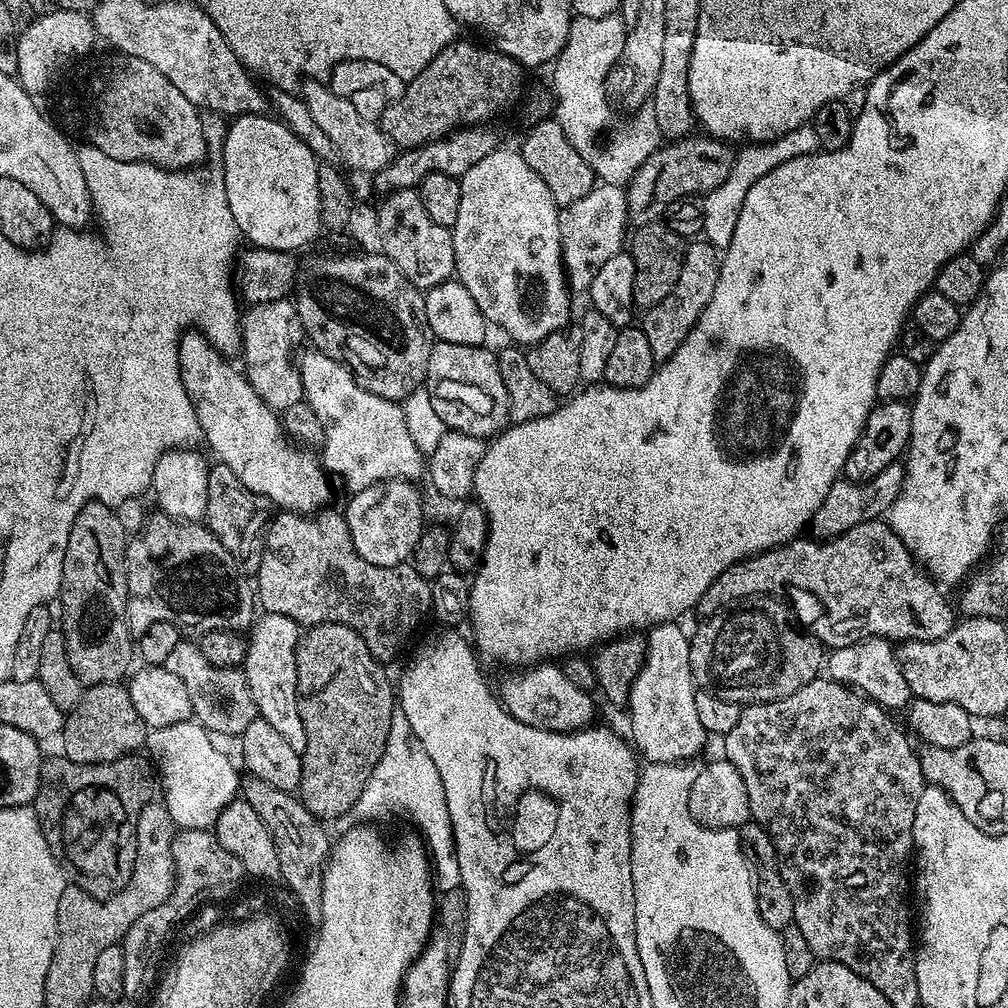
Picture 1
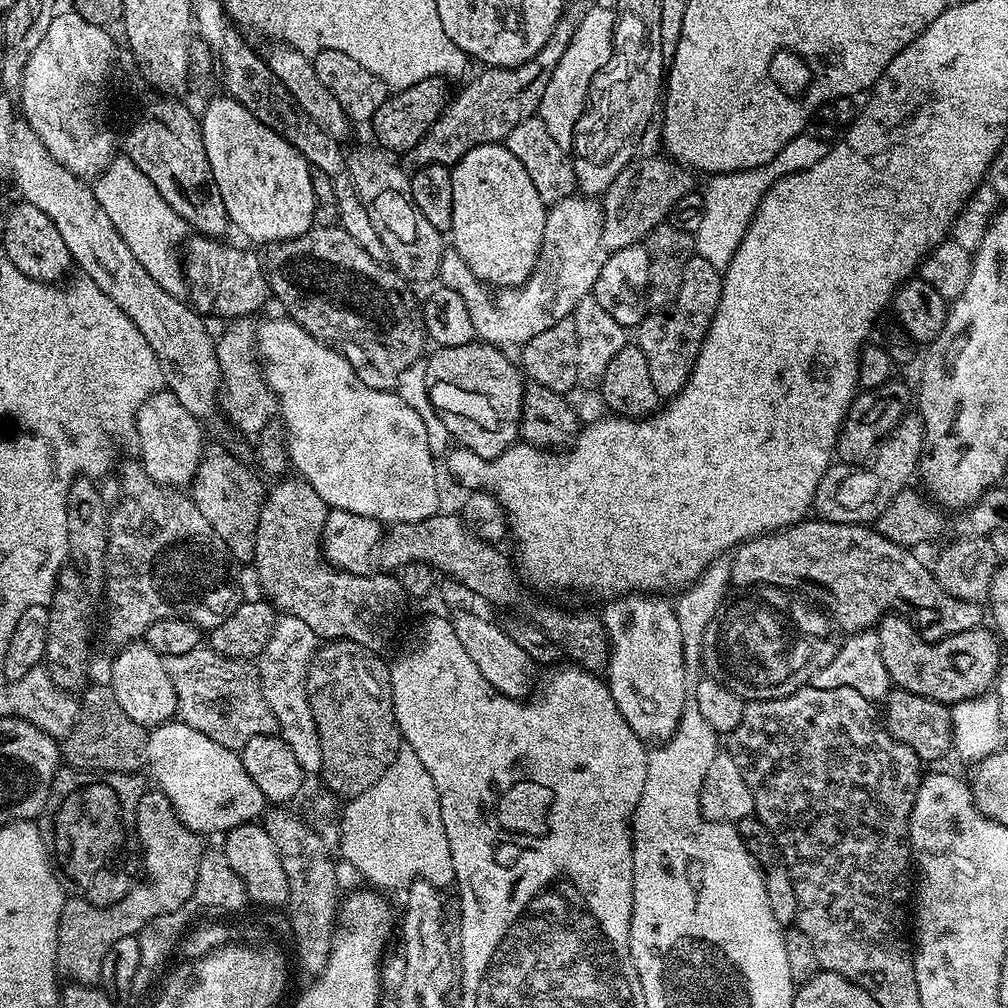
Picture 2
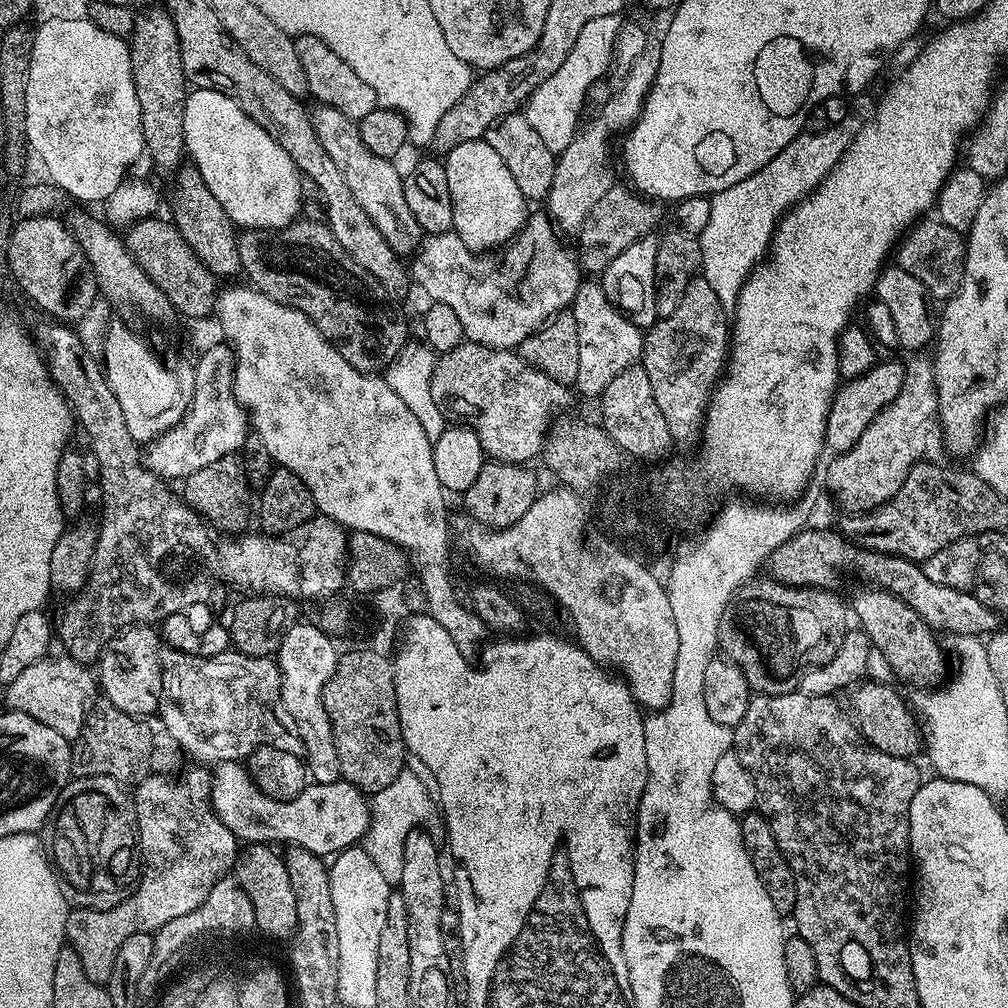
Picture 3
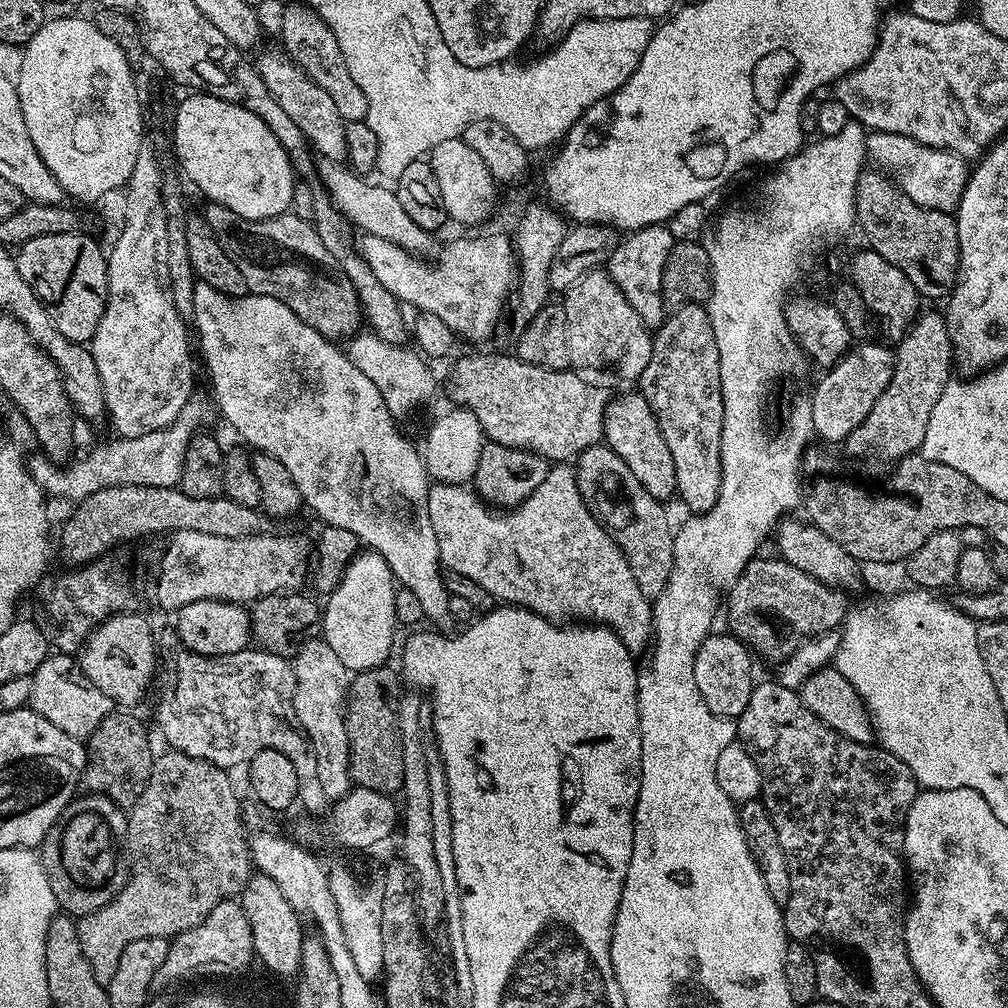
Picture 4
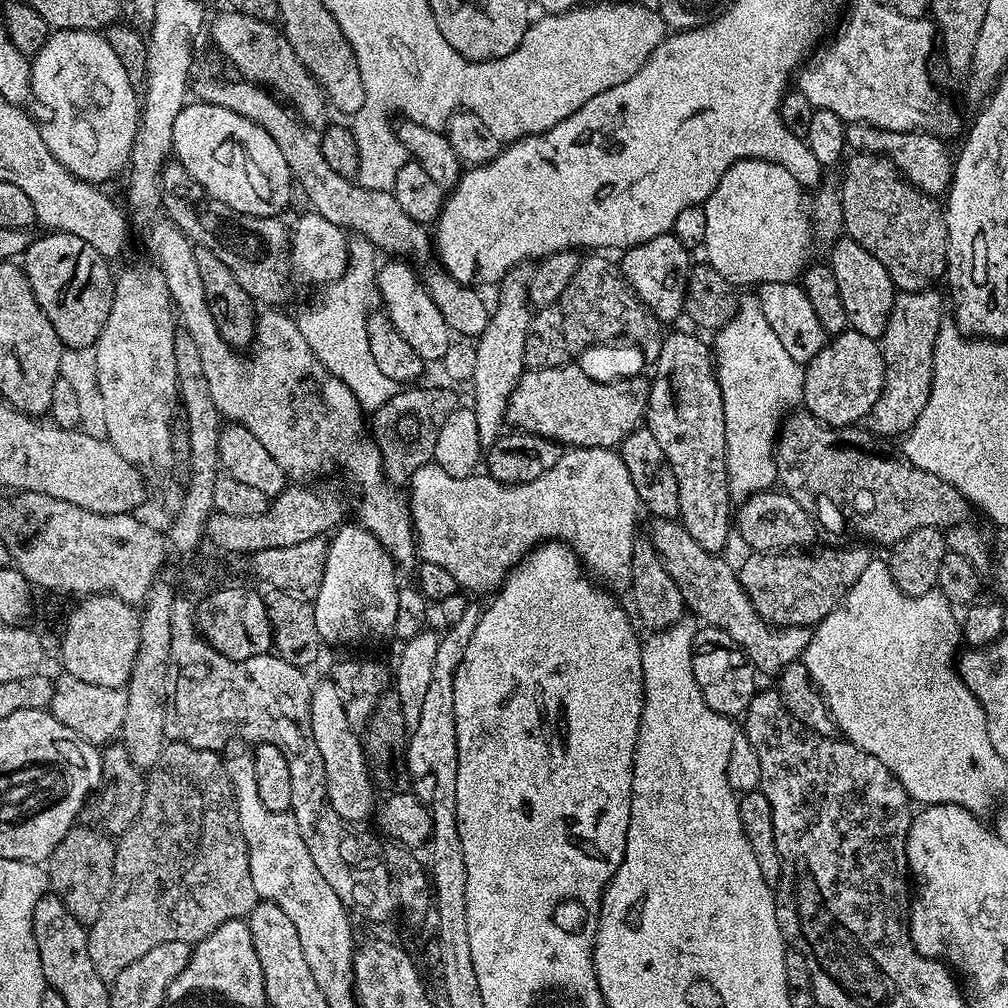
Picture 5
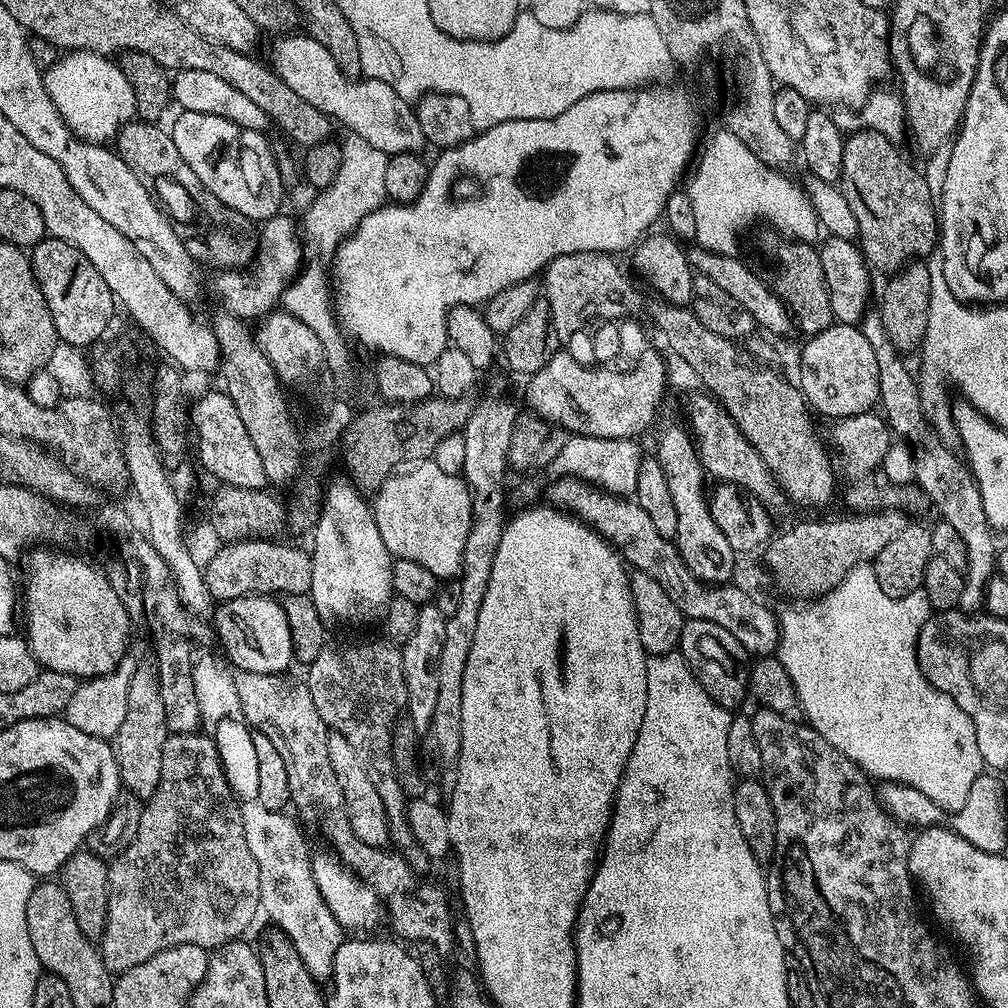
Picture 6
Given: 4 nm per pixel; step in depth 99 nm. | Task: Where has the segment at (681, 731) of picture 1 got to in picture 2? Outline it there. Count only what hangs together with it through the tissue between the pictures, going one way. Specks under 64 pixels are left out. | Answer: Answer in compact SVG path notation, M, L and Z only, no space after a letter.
M629 594L627 596L618 596L607 601L608 604L604 608L604 616L602 615L602 623L604 625L604 633L608 636L608 647L610 655L608 657L608 666L606 669L606 683L610 694L614 698L614 702L618 706L618 710L622 710L622 718L626 718L626 722L630 722L630 730L634 730L634 734L638 734L638 738L645 742L663 742L669 740L676 733L676 723L682 718L684 709L690 704L690 680L688 684L688 676L690 670L684 664L684 643L682 642L682 629L678 626L678 618L676 617L676 609L671 603L667 604L667 599L661 598L656 594Z

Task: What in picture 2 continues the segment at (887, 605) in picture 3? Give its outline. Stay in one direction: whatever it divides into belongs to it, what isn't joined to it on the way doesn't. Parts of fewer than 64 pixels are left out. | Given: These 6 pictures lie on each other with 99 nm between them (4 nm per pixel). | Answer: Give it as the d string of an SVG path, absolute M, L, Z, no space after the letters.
M889 614L883 616L874 630L878 634L882 662L896 688L951 706L985 695L995 685L1002 659L1002 645L995 631L987 627L981 626L947 636L944 640L930 641L925 640L906 617Z

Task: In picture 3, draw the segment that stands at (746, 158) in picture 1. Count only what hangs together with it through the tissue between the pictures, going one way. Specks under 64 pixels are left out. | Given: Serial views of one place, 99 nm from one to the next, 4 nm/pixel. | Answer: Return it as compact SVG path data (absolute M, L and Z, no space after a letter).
M850 114L842 122L829 124L826 130L821 132L805 131L795 136L762 170L750 174L750 178L742 178L742 182L734 182L734 186L726 186L726 190L715 192L710 197L710 218L706 230L698 237L700 241L700 272L702 279L710 282L714 294L718 296L718 302L726 310L735 309L736 299L740 297L742 286L747 282L748 275L759 268L762 261L767 257L768 249L772 242L772 235L776 232L776 226L783 218L784 213L794 204L808 197L819 186L824 179L834 170L834 166L842 158L842 154L852 145L854 139L860 132L862 120L856 114Z

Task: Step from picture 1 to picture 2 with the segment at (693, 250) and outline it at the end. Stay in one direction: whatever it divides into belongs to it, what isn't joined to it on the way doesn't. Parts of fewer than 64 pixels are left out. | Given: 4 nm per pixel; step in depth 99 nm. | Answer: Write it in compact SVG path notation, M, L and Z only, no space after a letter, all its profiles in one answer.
M693 254L686 262L686 270L682 270L682 286L674 303L667 310L649 311L644 321L634 329L634 344L641 348L642 354L646 354L650 378L660 397L677 396L691 378L694 362L702 350L702 342L718 310L723 285L721 269L710 266L706 258Z

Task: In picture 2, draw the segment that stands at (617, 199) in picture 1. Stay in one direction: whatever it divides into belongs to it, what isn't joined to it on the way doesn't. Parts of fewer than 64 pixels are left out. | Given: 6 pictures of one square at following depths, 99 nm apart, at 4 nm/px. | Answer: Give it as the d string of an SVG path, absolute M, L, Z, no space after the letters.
M567 196L548 208L538 262L526 283L501 289L496 298L489 298L486 285L469 270L455 249L448 248L444 251L438 273L441 285L460 294L476 336L483 343L499 348L521 347L555 322L571 316L578 302L591 293L609 254L602 242L603 217L603 205L597 199Z

